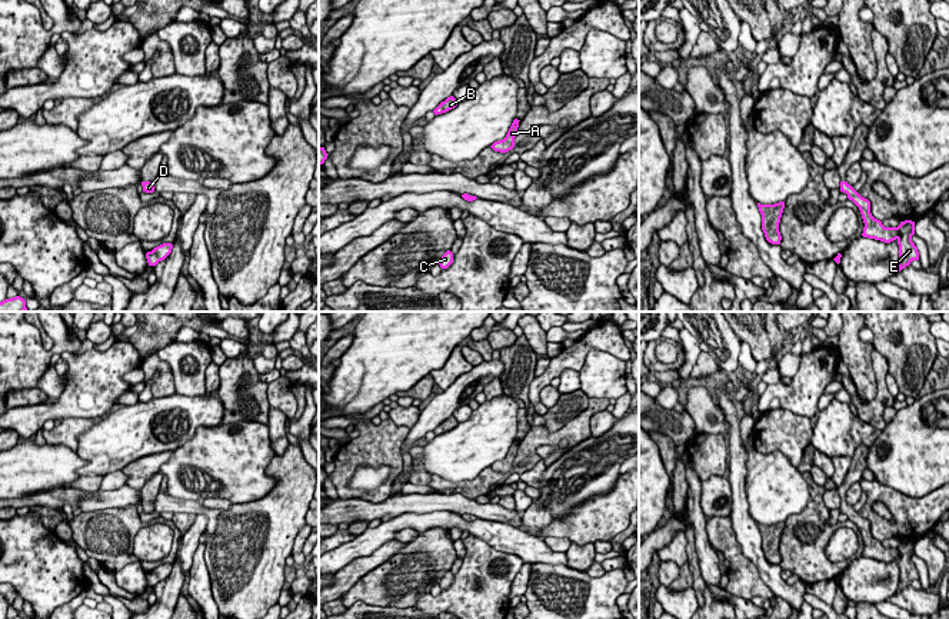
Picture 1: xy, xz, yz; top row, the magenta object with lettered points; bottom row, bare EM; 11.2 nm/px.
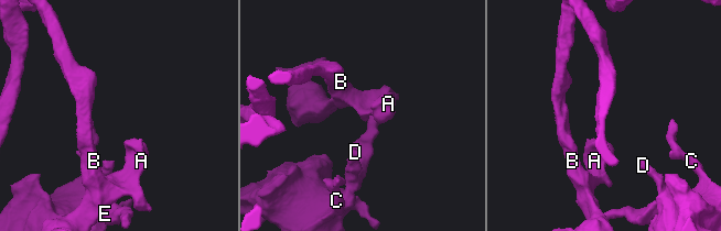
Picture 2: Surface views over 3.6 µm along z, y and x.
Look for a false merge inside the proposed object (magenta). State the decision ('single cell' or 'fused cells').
single cell

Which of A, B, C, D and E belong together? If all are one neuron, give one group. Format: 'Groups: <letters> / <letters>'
Groups: A B C D E

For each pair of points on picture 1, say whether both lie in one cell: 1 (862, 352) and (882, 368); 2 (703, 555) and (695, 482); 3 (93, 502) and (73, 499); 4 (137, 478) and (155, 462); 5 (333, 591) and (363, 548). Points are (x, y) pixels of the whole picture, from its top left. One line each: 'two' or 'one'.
1: two
2: one
3: two
4: one
5: two

